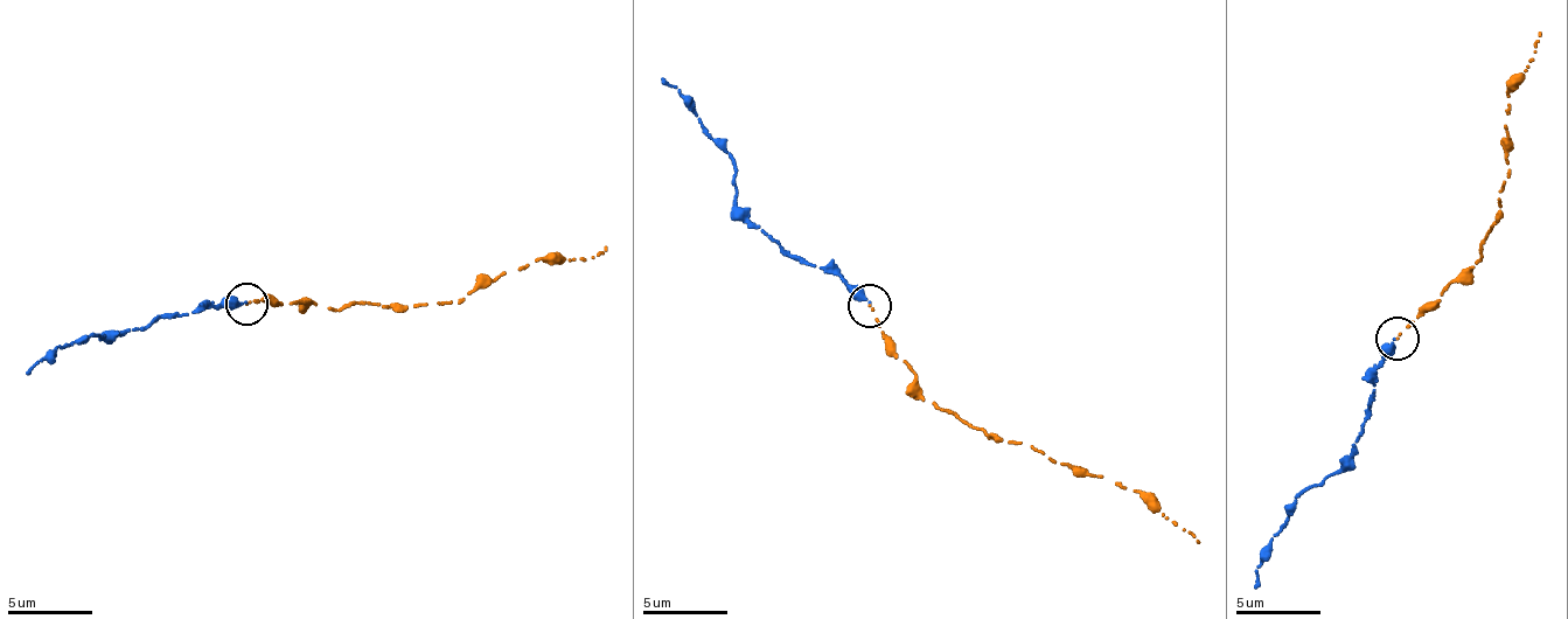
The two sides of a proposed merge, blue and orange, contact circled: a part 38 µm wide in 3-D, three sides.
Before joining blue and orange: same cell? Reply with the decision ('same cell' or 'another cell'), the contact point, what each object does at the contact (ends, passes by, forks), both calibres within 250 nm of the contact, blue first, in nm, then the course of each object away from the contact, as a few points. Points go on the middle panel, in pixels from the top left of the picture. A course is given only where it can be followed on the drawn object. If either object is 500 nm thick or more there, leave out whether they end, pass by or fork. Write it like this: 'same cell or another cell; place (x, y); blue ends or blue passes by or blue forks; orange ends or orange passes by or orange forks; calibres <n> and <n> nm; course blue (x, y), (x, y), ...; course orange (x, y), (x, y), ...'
same cell; place (870, 305); blue ends; orange ends; calibres 300 and 110 nm; course blue (870, 304), (836, 275), (798, 262), (734, 202), (733, 157), (662, 78); course orange (870, 304), (889, 349), (932, 405), (1001, 442), (1122, 482), (1200, 543)

